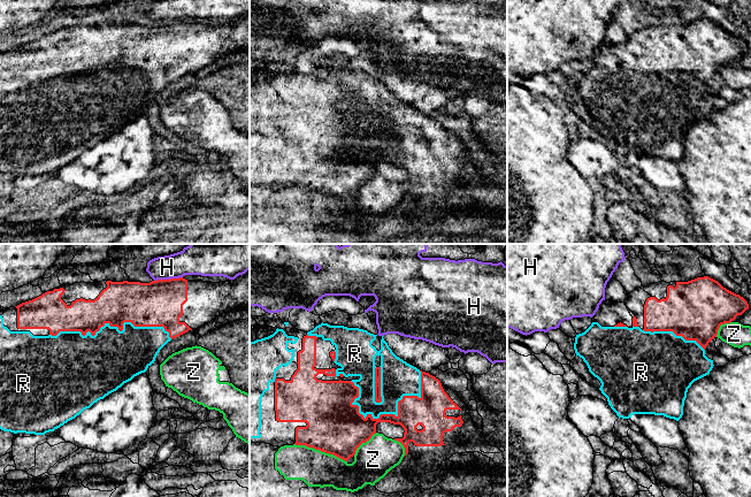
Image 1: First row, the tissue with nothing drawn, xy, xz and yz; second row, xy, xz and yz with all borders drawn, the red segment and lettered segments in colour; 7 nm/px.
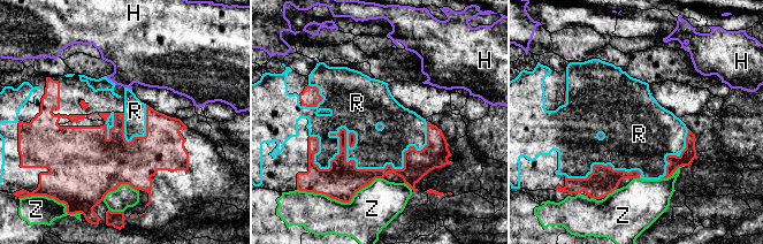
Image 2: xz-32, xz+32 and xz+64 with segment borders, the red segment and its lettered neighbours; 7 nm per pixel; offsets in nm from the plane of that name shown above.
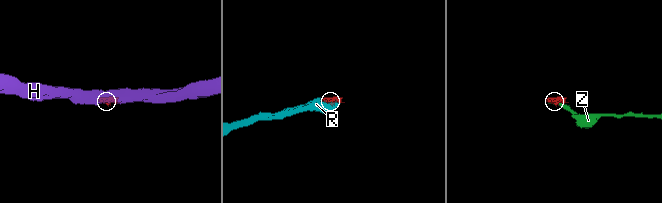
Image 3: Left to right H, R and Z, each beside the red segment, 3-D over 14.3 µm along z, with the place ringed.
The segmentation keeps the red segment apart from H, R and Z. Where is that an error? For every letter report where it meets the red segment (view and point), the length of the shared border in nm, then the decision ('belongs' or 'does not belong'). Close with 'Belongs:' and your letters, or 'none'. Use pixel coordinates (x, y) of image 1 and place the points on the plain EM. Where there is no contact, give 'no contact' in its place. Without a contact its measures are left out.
H: xy (168, 22) | 200 nm | does not belong
R: xz (398, 153) | 550 nm | belongs
Z: xz (321, 192) | 400 nm | does not belong
Belongs: R

